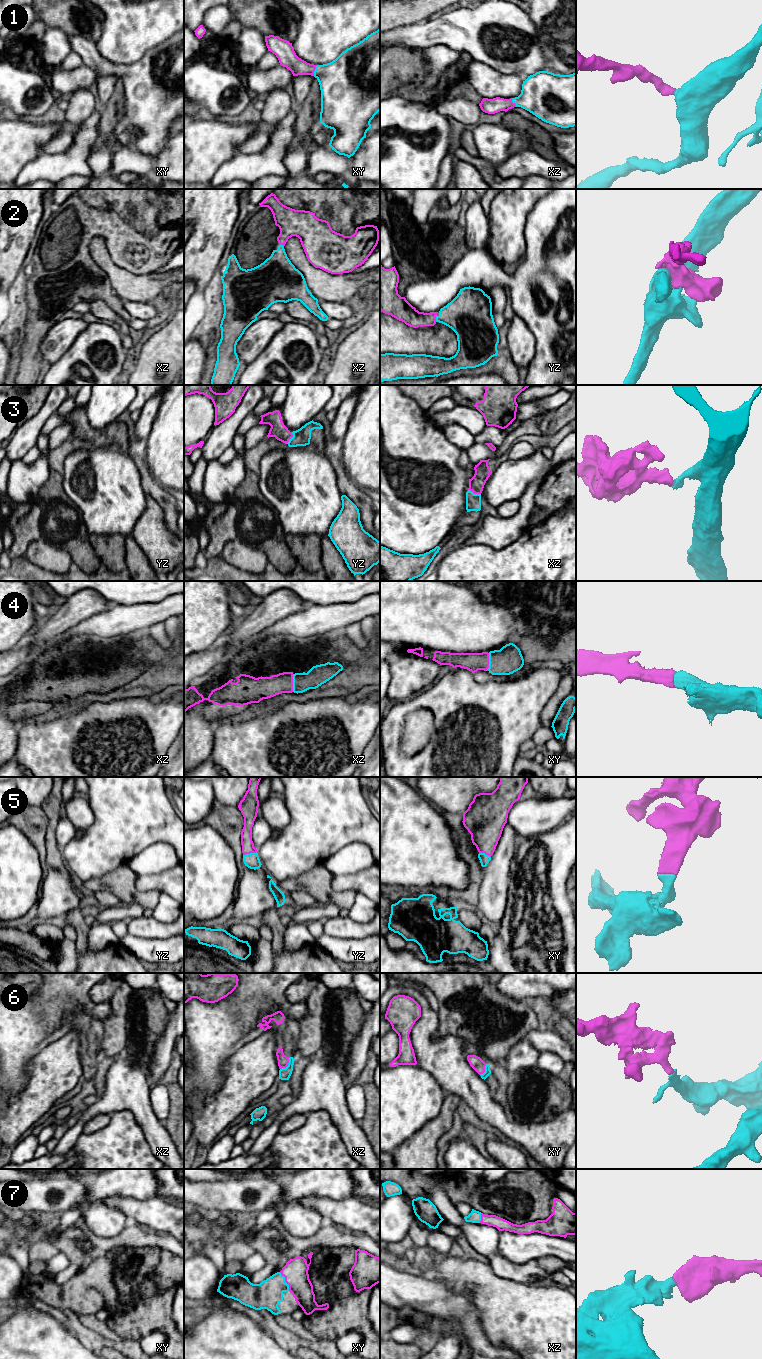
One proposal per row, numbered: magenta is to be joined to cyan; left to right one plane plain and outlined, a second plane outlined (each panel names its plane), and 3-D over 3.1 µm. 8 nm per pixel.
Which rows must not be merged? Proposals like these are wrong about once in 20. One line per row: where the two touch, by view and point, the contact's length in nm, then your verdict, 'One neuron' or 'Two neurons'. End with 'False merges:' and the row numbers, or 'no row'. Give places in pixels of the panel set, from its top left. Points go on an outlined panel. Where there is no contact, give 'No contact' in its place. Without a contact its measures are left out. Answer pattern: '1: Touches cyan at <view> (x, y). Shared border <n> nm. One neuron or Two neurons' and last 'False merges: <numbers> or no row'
1: Touches cyan at xy (315, 70). Shared border 90 nm. One neuron
2: Touches cyan at yz (436, 318). Shared border 60 nm. One neuron
3: Touches cyan at xz (473, 493). Shared border 110 nm. One neuron
4: Touches cyan at xz (293, 683). Shared border 140 nm. One neuron
5: Touches cyan at yz (250, 853). Shared border 120 nm. One neuron
6: Touches cyan at xz (288, 1065). Shared border 120 nm. One neuron
7: Touches cyan at xy (284, 1281). Shared border 170 nm. One neuron
False merges: no row

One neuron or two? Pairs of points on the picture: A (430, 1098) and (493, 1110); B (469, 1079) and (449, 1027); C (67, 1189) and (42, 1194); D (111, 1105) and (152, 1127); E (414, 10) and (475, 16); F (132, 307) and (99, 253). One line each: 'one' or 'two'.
A: two
B: two
C: one
D: one
E: two
F: two

